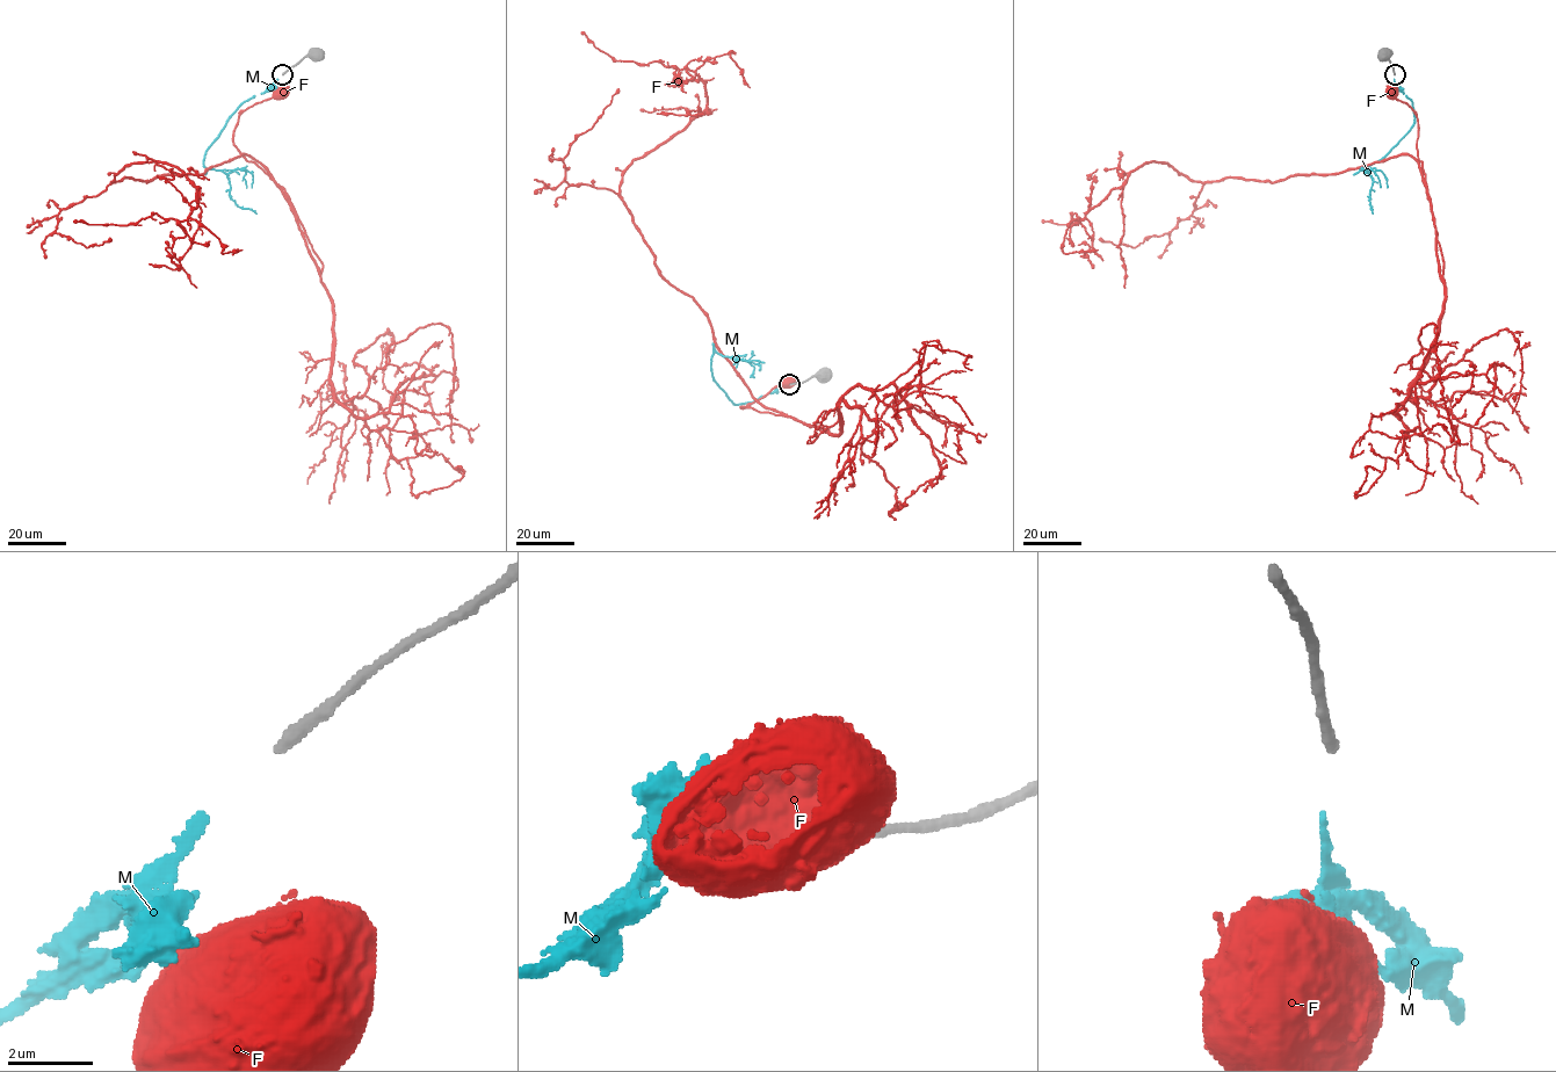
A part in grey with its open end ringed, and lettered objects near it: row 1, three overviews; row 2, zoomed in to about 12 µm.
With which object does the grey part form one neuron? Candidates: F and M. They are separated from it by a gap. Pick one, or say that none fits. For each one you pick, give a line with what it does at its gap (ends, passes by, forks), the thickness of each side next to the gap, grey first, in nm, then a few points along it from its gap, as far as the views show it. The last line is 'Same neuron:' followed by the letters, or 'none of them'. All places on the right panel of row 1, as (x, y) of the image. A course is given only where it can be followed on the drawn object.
Same neuron: none of them

